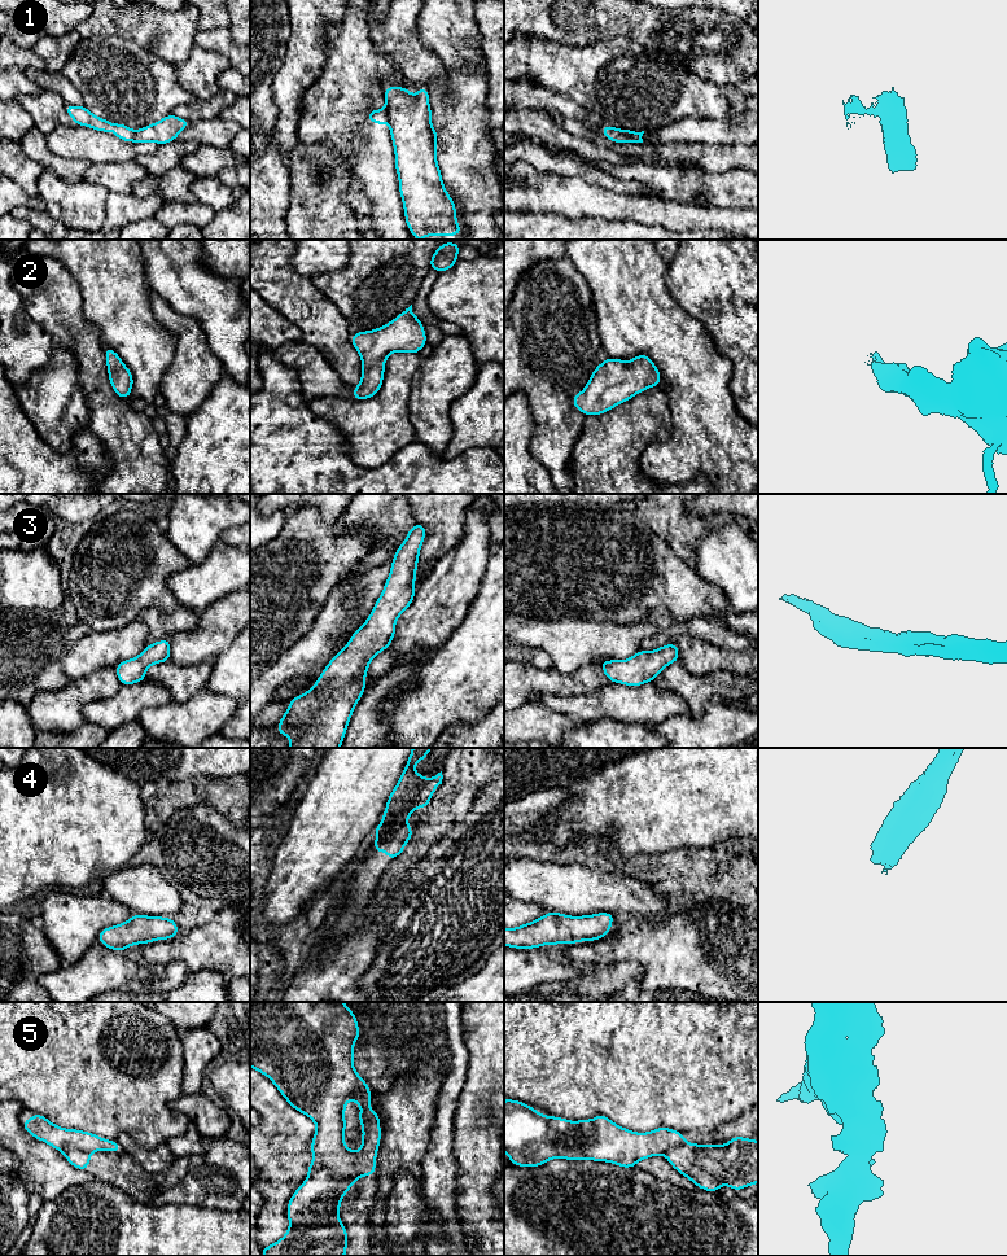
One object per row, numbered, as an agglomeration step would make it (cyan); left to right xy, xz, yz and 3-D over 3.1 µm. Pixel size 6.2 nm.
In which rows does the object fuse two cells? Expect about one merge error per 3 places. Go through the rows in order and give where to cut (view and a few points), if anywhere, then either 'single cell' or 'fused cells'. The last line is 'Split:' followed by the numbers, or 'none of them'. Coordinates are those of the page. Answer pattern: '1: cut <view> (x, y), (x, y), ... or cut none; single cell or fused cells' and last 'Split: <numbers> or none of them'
1: cut xz (385, 103), (389, 121); fused cells
2: cut none; single cell
3: cut none; single cell
4: cut none; single cell
5: cut xz (309, 1176), (320, 1169), (329, 1169), (336, 1176), (354, 1181); fused cells
Split: 1, 5

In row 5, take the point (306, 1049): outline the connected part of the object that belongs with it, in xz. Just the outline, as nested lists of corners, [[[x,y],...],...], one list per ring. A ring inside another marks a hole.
[[[250,1002],[250,1067],[267,1076],[286,1102],[298,1112],[308,1116],[318,1126],[311,1141],[314,1160],[308,1165],[307,1176],[320,1169],[329,1169],[336,1177],[358,1181],[363,1176],[376,1173],[376,1156],[381,1141],[380,1116],[368,1106],[372,1094],[368,1082],[354,1068],[354,1042],[360,1038],[358,1020],[343,1002]],[[354,1098],[363,1128],[362,1148],[351,1151],[345,1146],[345,1110],[346,1102]]]

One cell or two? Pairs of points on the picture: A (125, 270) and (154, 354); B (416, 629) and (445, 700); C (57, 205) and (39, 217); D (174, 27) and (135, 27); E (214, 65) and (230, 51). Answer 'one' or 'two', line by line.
A: one
B: two
C: two
D: one
E: two

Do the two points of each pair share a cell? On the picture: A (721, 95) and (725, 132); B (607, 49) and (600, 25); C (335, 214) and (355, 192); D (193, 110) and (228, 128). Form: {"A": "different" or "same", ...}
{"A": "different", "B": "different", "C": "different", "D": "different"}

